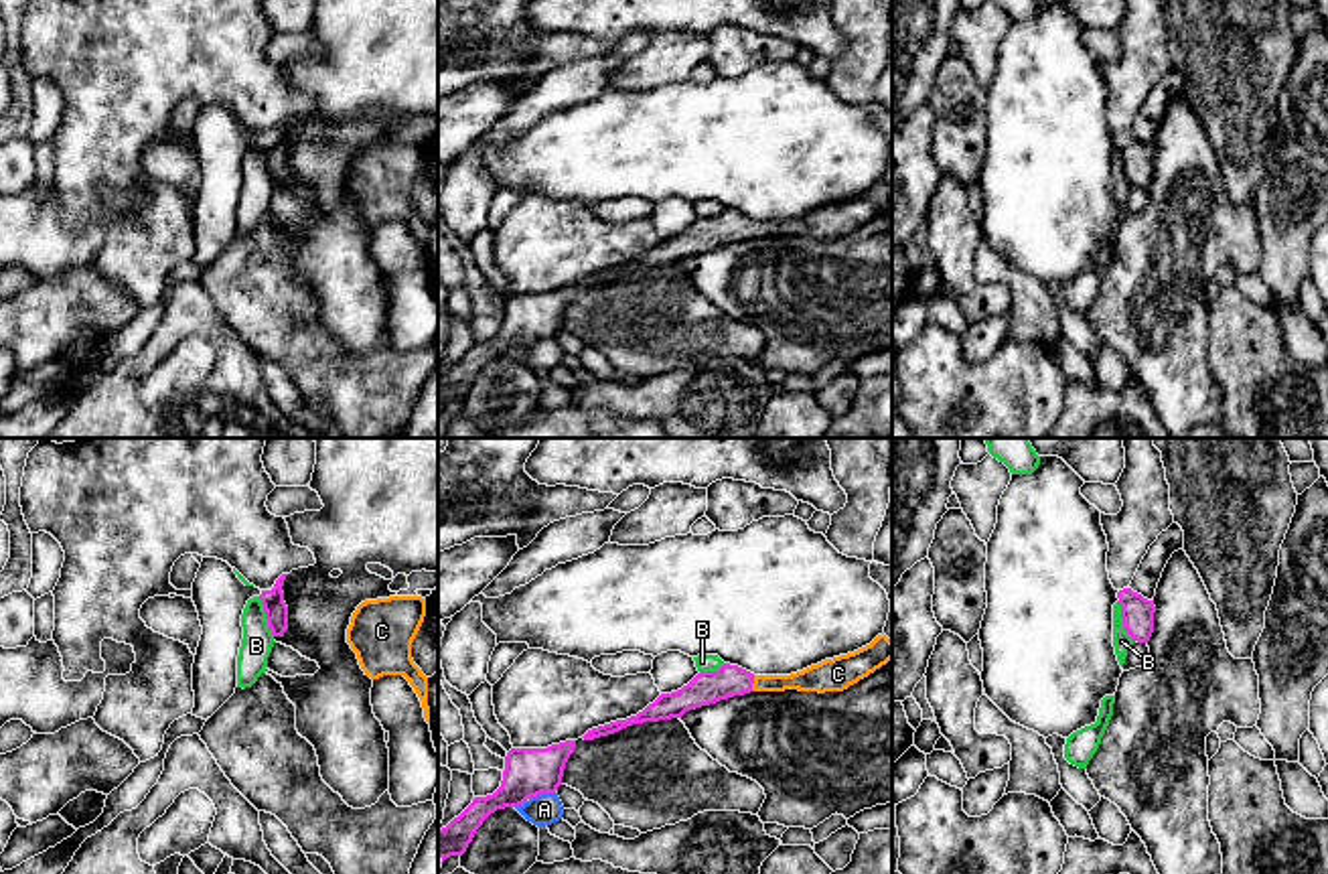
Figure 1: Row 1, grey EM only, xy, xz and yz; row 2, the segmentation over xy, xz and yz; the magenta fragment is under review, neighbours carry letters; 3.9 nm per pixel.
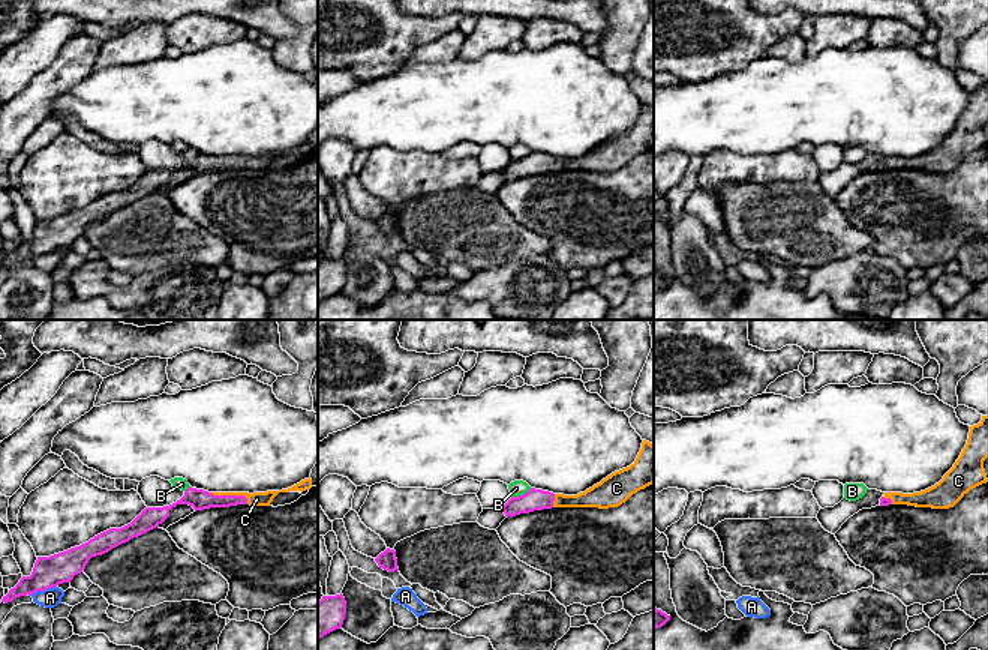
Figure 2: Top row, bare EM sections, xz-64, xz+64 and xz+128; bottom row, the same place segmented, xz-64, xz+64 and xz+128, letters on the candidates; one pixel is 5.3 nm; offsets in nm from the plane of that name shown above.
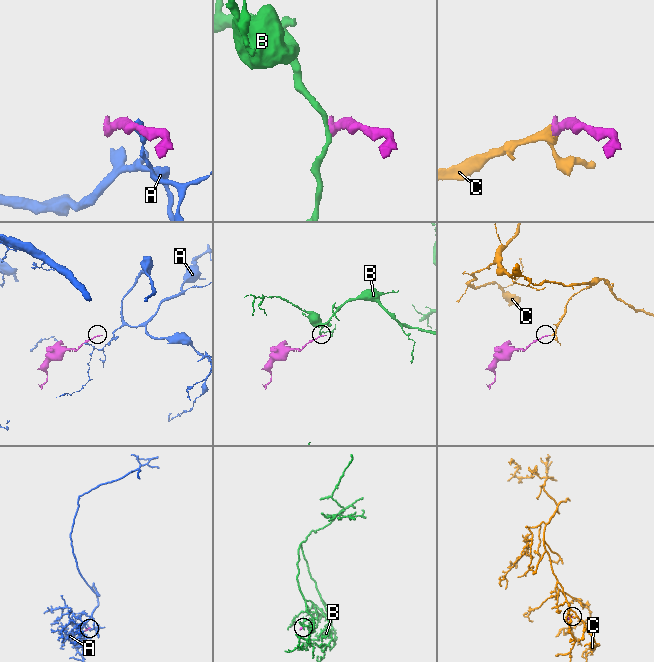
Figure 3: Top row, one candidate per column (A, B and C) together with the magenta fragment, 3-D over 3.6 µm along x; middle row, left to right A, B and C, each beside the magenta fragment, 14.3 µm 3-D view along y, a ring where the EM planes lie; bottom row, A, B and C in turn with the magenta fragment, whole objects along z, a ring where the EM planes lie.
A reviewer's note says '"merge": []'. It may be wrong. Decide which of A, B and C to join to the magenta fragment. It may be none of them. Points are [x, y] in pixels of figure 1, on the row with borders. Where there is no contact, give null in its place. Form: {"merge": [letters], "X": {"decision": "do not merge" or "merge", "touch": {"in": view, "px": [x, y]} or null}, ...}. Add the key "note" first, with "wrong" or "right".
{"note": "wrong", "merge": ["C"], "A": {"decision": "do not merge", "touch": {"in": "xz", "px": [542, 791]}}, "B": {"decision": "do not merge", "touch": {"in": "xy", "px": [266, 617]}}, "C": {"decision": "merge", "touch": {"in": "xz", "px": [753, 682]}}}

